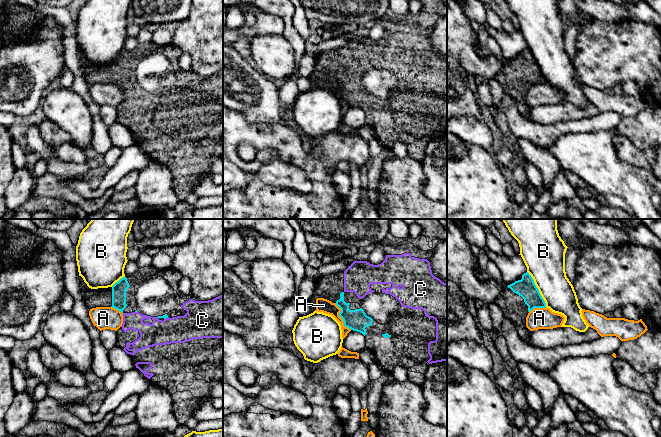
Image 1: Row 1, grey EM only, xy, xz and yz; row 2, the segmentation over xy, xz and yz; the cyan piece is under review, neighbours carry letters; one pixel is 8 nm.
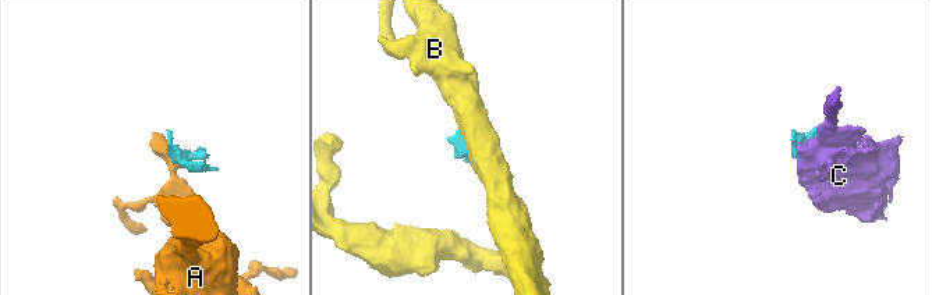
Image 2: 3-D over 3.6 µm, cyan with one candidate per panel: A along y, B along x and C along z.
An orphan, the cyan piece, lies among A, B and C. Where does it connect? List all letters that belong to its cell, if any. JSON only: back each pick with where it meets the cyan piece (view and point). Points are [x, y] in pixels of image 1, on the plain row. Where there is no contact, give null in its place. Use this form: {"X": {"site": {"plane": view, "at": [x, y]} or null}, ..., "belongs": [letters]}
{"C": {"site": {"plane": "xy", "at": [166, 93]}}, "belongs": ["C"]}

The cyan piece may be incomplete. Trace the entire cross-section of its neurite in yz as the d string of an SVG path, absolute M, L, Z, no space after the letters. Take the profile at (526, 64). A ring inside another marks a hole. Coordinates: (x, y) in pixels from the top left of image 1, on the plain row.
M526 48L508 61L495 75L505 94L511 96L519 112L527 116L531 107L526 103L526 93L534 84L545 84L546 79L531 51Z

